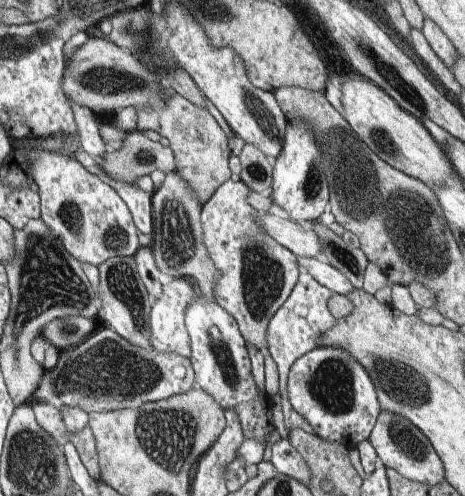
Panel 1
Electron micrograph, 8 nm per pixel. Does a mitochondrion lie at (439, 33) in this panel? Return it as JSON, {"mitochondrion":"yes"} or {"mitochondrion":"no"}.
{"mitochondrion":"no"}

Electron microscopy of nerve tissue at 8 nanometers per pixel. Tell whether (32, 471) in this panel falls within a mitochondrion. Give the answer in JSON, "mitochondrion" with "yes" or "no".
{"mitochondrion":"yes"}

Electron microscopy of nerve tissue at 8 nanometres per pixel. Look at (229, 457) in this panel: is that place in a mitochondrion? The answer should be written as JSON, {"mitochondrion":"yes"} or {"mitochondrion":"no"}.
{"mitochondrion":"no"}

